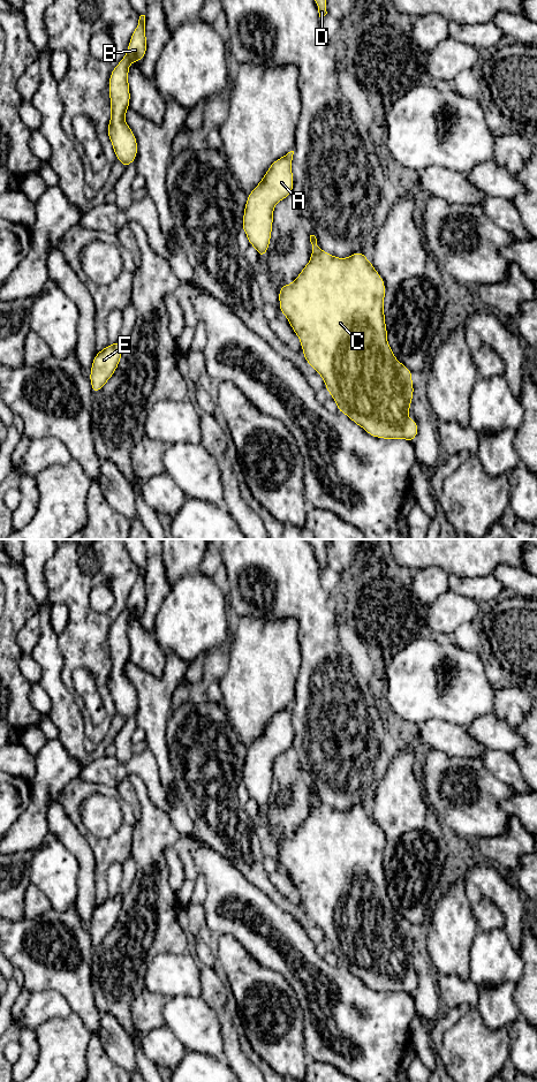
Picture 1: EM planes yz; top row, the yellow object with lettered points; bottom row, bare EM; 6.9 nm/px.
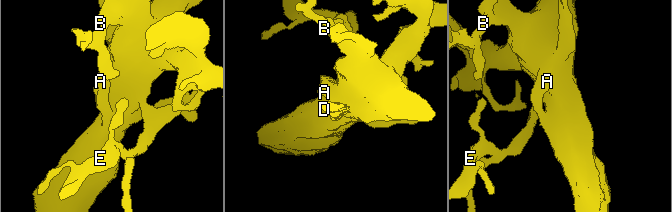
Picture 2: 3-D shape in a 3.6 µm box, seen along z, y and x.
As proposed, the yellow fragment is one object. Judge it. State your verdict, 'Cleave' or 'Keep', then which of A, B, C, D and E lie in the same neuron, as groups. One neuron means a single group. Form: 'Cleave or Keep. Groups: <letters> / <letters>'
Keep. Groups: A B C D E

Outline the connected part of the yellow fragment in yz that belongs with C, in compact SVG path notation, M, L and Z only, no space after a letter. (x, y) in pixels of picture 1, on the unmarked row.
M315 788L311 812L292 838L279 842L280 865L283 867L300 891L305 914L322 929L327 945L333 949L339 966L346 967L370 989L383 992L406 992L414 994L418 986L417 974L409 973L407 966L414 948L413 925L401 917L387 896L384 852L385 835L363 804L349 811L338 811L323 804Z

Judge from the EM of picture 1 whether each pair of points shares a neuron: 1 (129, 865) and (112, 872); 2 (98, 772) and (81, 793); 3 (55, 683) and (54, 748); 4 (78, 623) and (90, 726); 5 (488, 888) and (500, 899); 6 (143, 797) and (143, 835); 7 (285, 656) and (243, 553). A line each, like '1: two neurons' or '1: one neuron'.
1: two neurons
2: two neurons
3: two neurons
4: one neuron
5: one neuron
6: one neuron
7: two neurons

